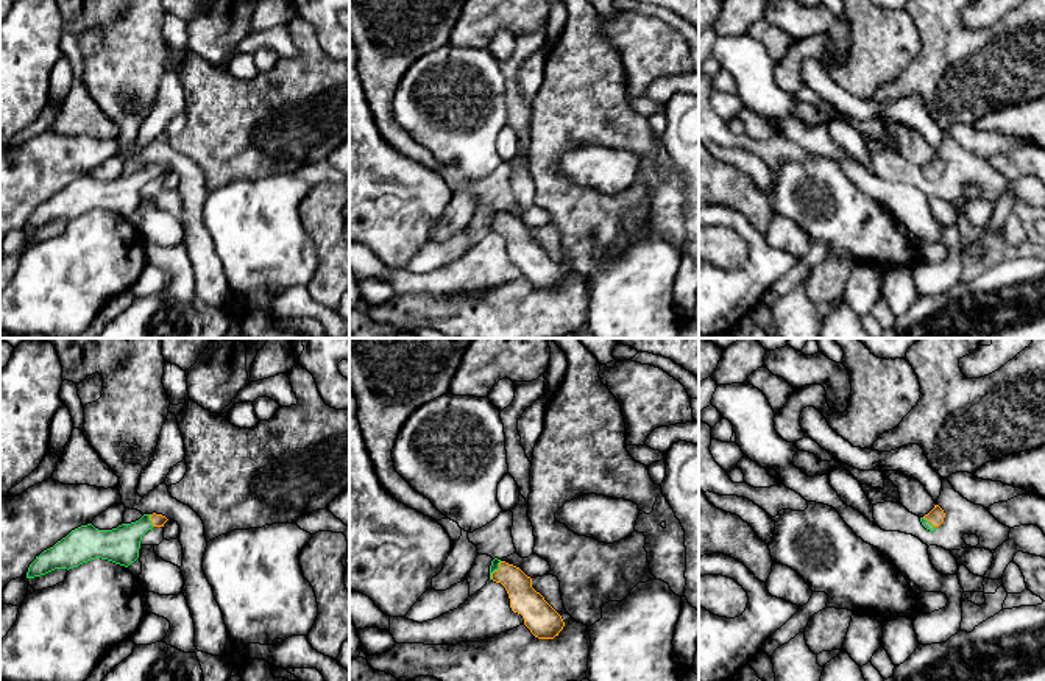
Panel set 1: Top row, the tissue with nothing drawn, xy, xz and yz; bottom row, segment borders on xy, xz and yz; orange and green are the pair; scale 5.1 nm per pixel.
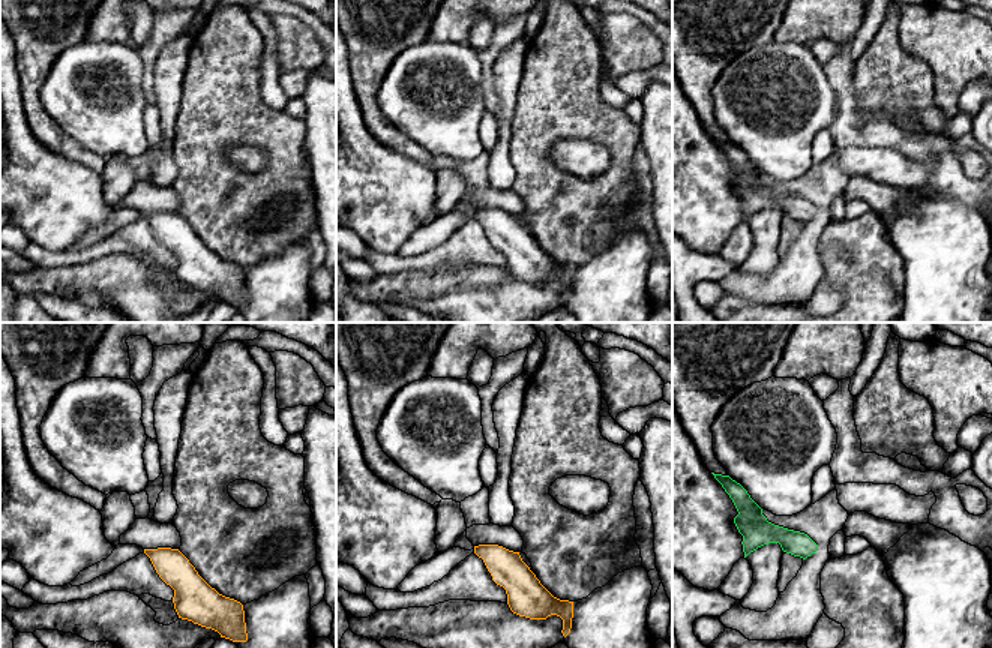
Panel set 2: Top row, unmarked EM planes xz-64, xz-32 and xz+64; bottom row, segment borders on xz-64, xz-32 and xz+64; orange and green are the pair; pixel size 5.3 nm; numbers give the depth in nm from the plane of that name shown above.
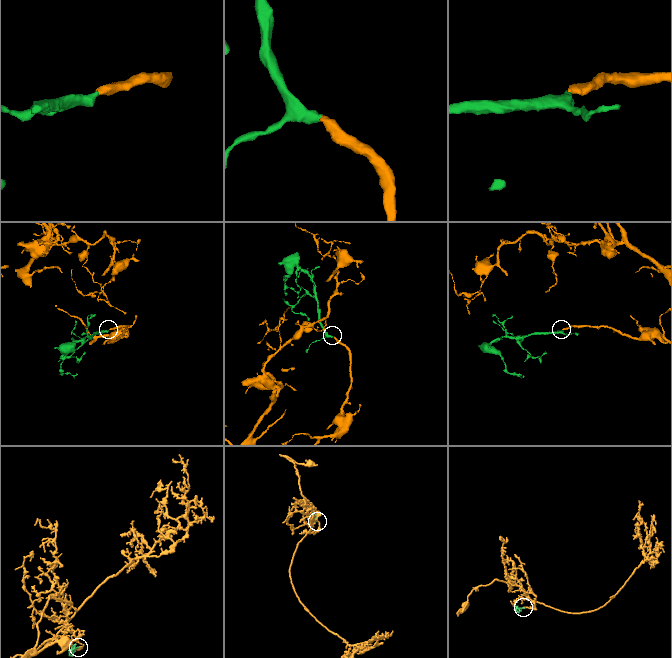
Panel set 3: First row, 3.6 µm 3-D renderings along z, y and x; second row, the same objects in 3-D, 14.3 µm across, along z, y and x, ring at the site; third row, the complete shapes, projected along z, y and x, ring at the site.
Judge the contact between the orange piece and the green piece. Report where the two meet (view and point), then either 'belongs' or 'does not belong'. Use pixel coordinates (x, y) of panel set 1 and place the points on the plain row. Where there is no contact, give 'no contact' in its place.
xy (150, 170) | belongs

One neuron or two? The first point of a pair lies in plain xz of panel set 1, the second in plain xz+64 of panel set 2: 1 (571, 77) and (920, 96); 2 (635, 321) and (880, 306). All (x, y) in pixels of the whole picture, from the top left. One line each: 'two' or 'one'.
1: one
2: two

